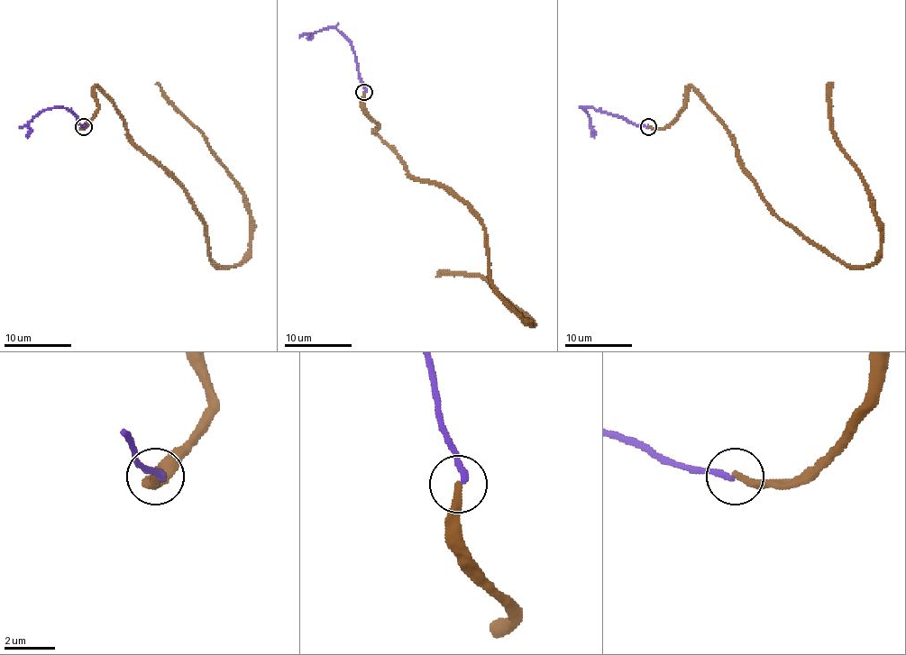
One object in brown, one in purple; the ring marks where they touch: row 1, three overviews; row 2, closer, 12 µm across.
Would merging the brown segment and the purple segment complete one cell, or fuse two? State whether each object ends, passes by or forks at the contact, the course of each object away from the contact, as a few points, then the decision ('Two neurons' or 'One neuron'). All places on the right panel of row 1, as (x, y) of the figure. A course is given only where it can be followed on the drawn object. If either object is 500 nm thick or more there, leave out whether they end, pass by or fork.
At the ring brown ends. At the ring purple ends. Course of brown: (648, 126), (664, 128), (691, 87), (767, 205), (831, 254), (870, 266), (880, 219), (833, 131), (833, 82). Course of purple: (648, 126), (584, 107), (594, 138). Two neurons

